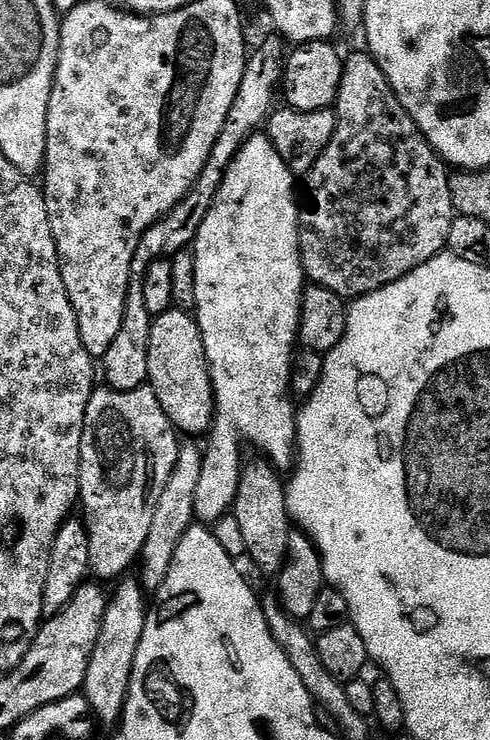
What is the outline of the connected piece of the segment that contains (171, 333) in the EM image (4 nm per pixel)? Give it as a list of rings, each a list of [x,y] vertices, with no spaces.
[[[173,306],[153,319],[148,346],[148,384],[173,428],[192,436],[211,429],[214,419],[212,379],[208,373],[200,327],[191,311]]]

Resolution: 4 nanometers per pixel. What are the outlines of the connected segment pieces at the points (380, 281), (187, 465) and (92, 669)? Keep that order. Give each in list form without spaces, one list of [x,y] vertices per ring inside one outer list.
[[[360,50],[360,52],[354,53],[353,56],[350,56],[350,54],[344,56],[342,82],[338,86],[334,111],[336,113],[334,134],[330,138],[326,150],[322,150],[322,154],[316,159],[314,166],[307,172],[305,180],[308,181],[305,184],[303,181],[302,184],[300,261],[304,267],[305,277],[311,283],[322,286],[342,298],[355,298],[370,294],[374,290],[378,290],[406,274],[410,274],[418,266],[430,262],[430,258],[434,258],[439,252],[447,249],[448,234],[454,219],[454,209],[448,186],[450,172],[444,161],[436,155],[434,149],[428,144],[428,139],[420,133],[414,118],[410,118],[410,114],[404,109],[402,102],[398,102],[398,98],[386,78],[386,74],[382,74],[378,62],[373,56],[369,56],[367,51]]]
[[[185,443],[181,447],[178,461],[175,463],[170,478],[167,479],[166,486],[163,487],[162,494],[155,502],[154,518],[150,522],[150,532],[146,534],[142,551],[142,564],[144,560],[142,584],[145,589],[155,590],[160,587],[165,574],[170,570],[178,542],[182,542],[186,530],[193,527],[195,515],[193,510],[194,493],[197,490],[202,460],[203,453],[201,449]]]
[[[121,579],[115,585],[116,597],[113,595],[108,601],[108,609],[102,618],[102,630],[86,666],[82,689],[82,695],[88,700],[88,707],[94,713],[95,719],[97,716],[100,720],[112,722],[119,721],[124,715],[124,703],[128,700],[128,687],[132,677],[132,663],[138,654],[138,642],[142,642],[146,615],[145,589],[139,579],[128,579]]]

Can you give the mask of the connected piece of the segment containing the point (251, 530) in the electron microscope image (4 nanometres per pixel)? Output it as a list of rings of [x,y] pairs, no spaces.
[[[267,459],[252,460],[240,470],[240,481],[230,512],[240,528],[243,549],[264,572],[277,575],[283,568],[291,543],[292,524],[284,507],[285,485],[280,484],[281,473]]]

